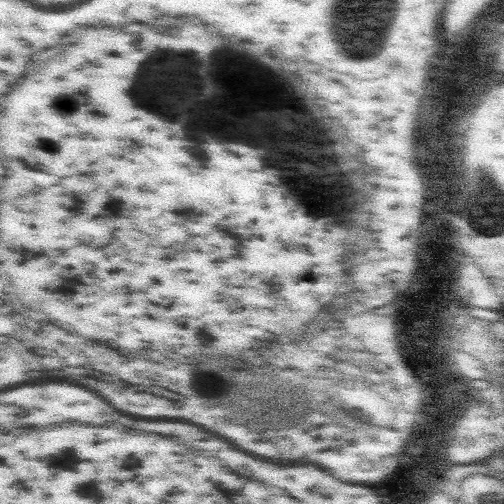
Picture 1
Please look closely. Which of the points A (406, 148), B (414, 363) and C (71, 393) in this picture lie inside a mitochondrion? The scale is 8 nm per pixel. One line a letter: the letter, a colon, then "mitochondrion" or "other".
A: mitochondrion
B: other
C: other

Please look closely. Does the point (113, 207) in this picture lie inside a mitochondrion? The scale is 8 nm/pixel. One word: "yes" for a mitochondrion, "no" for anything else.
no

